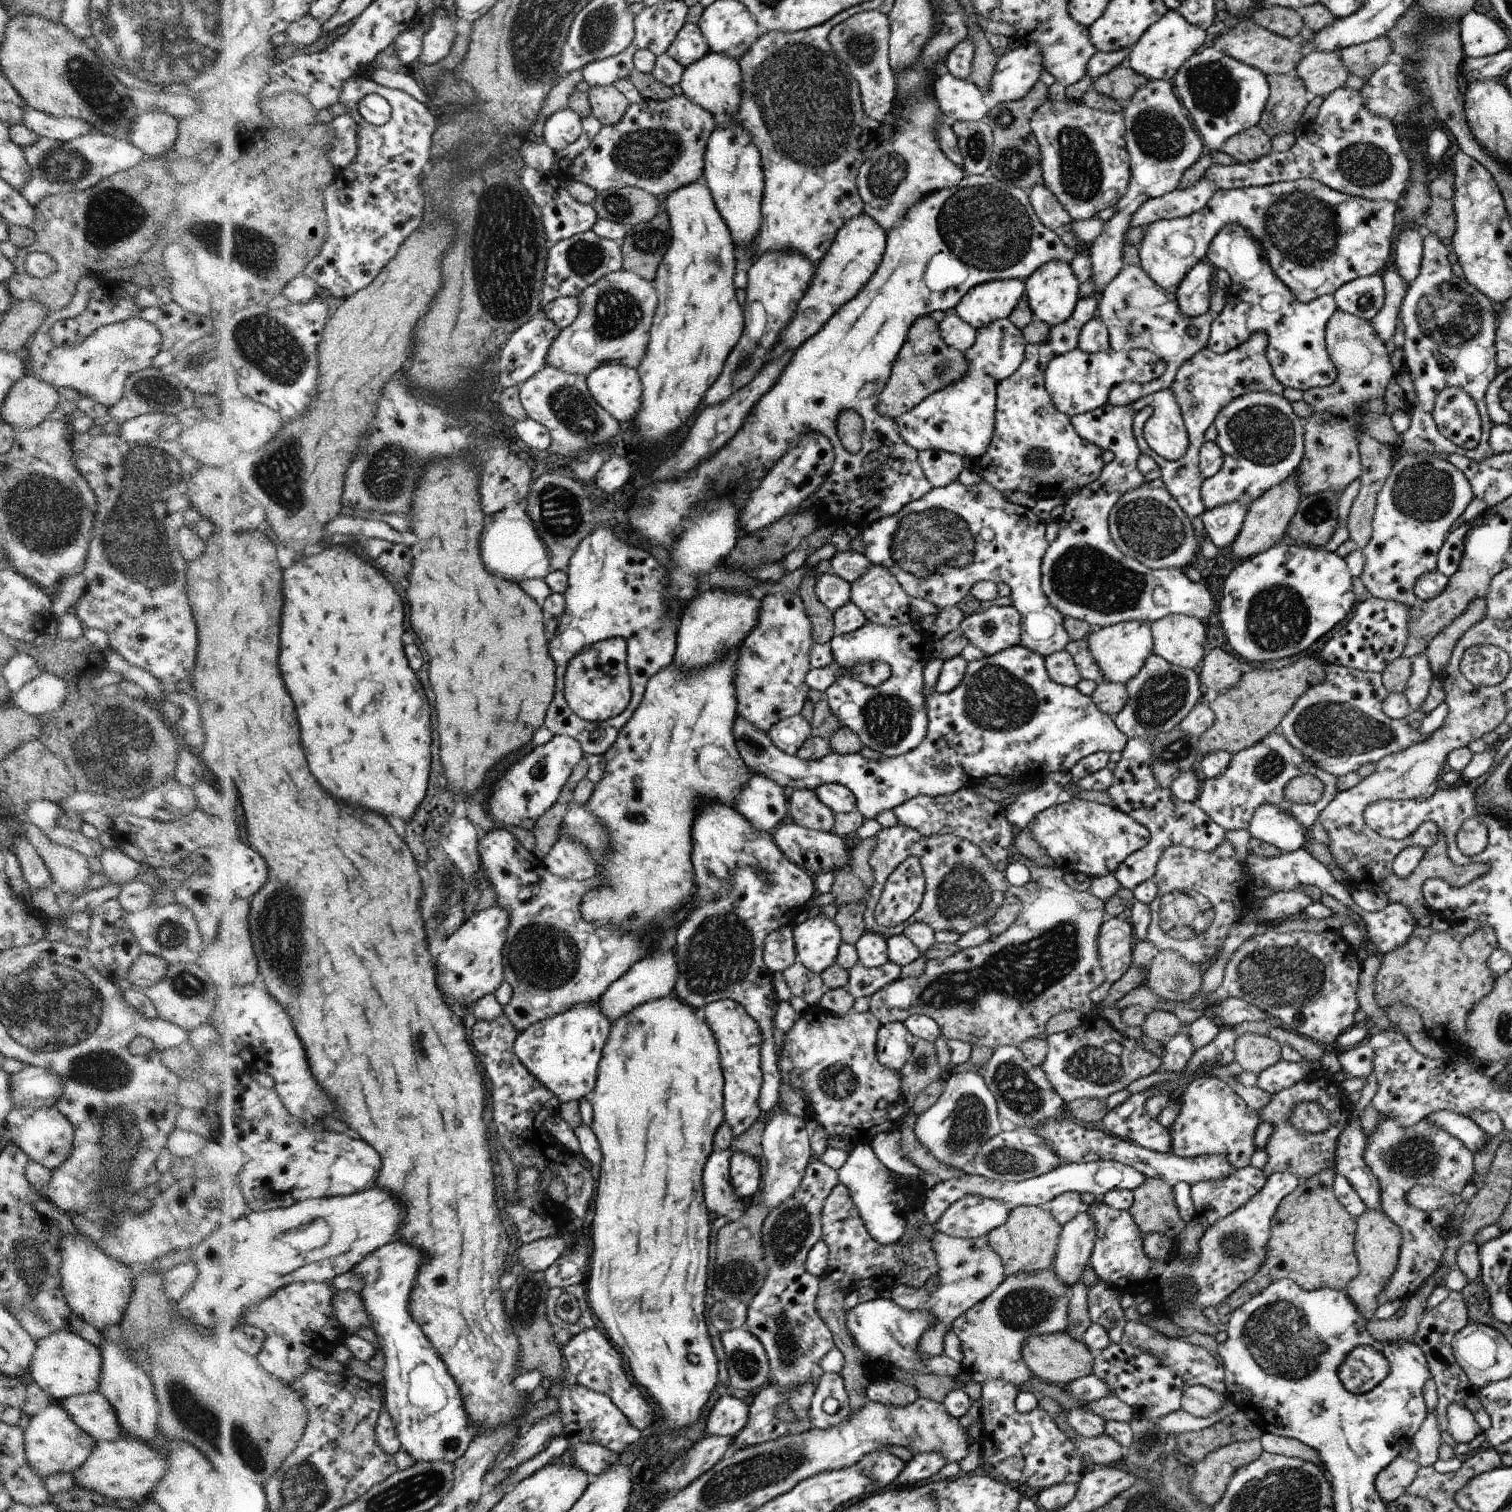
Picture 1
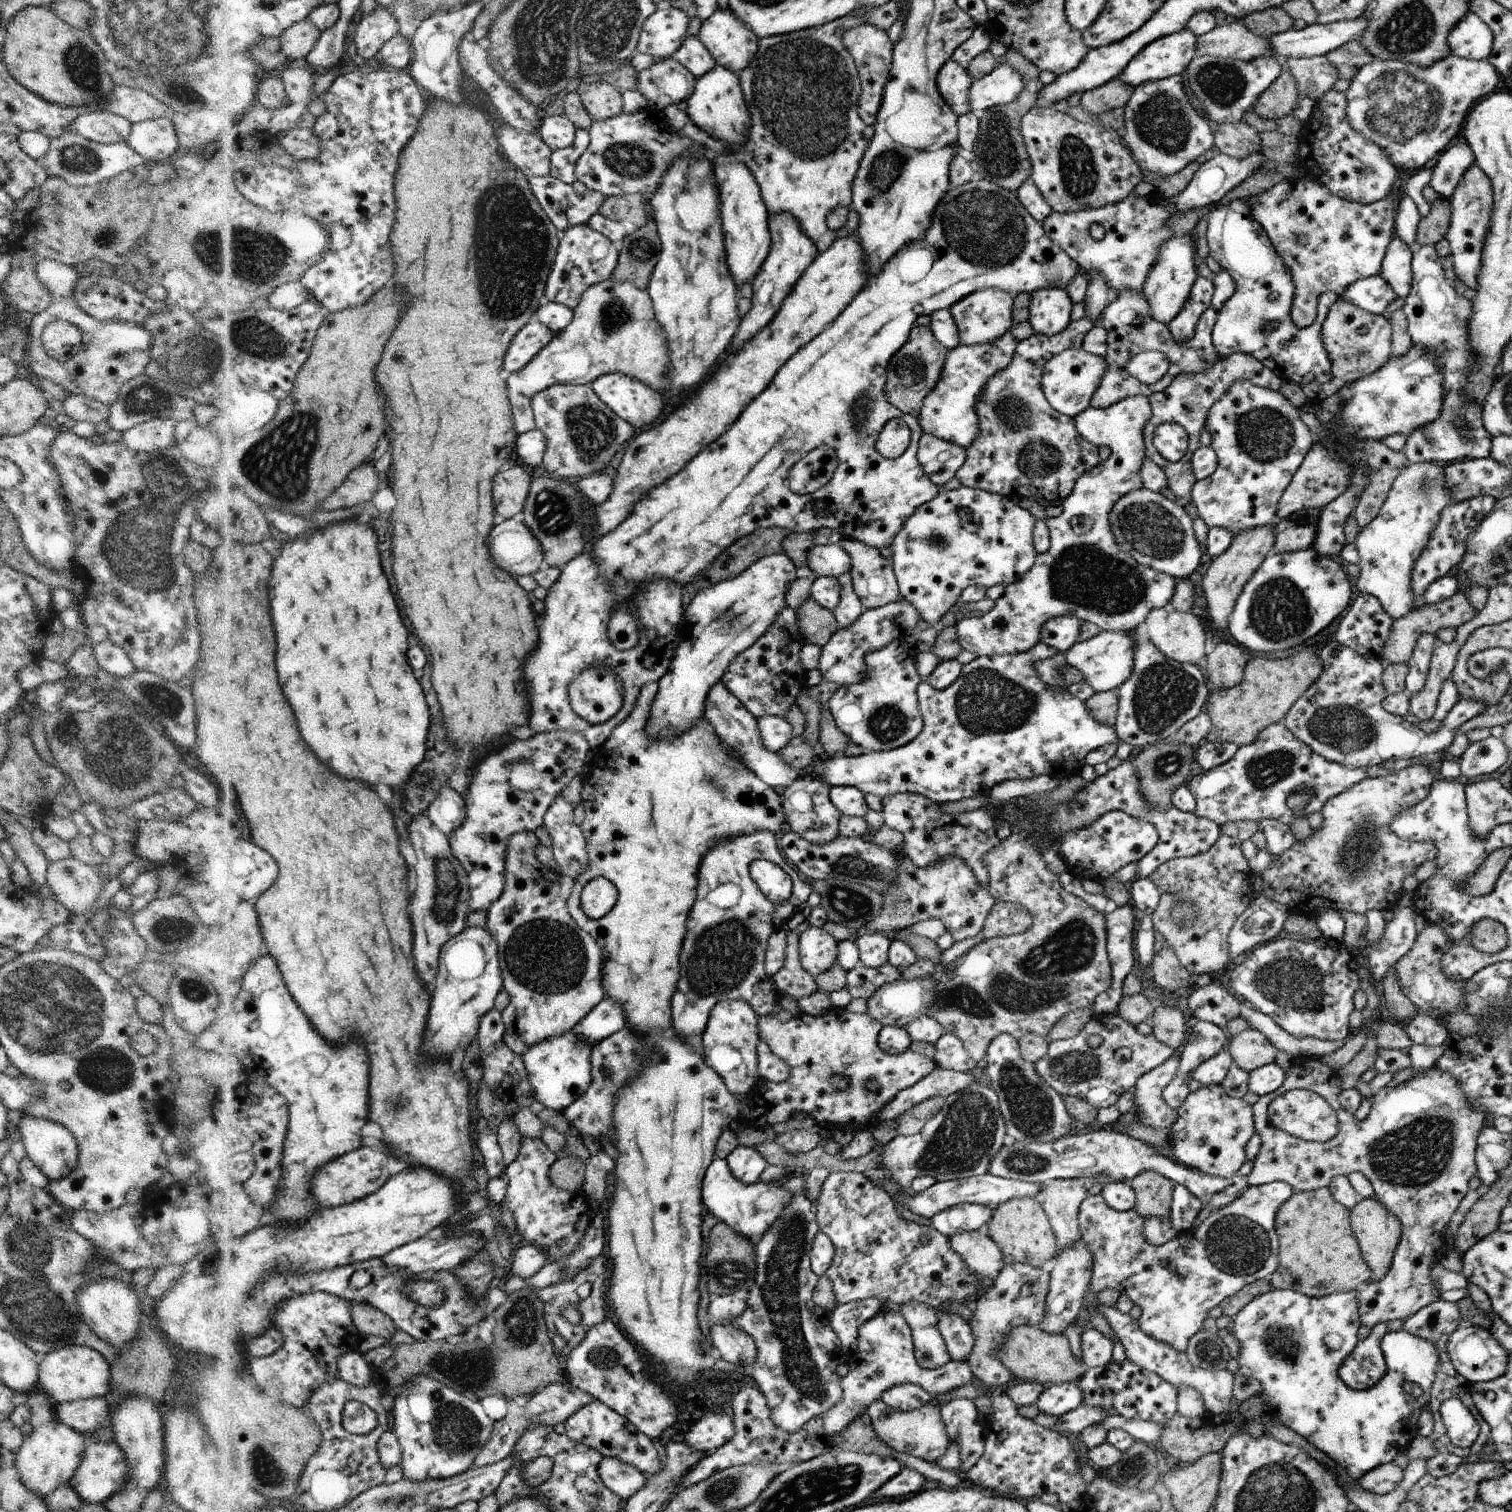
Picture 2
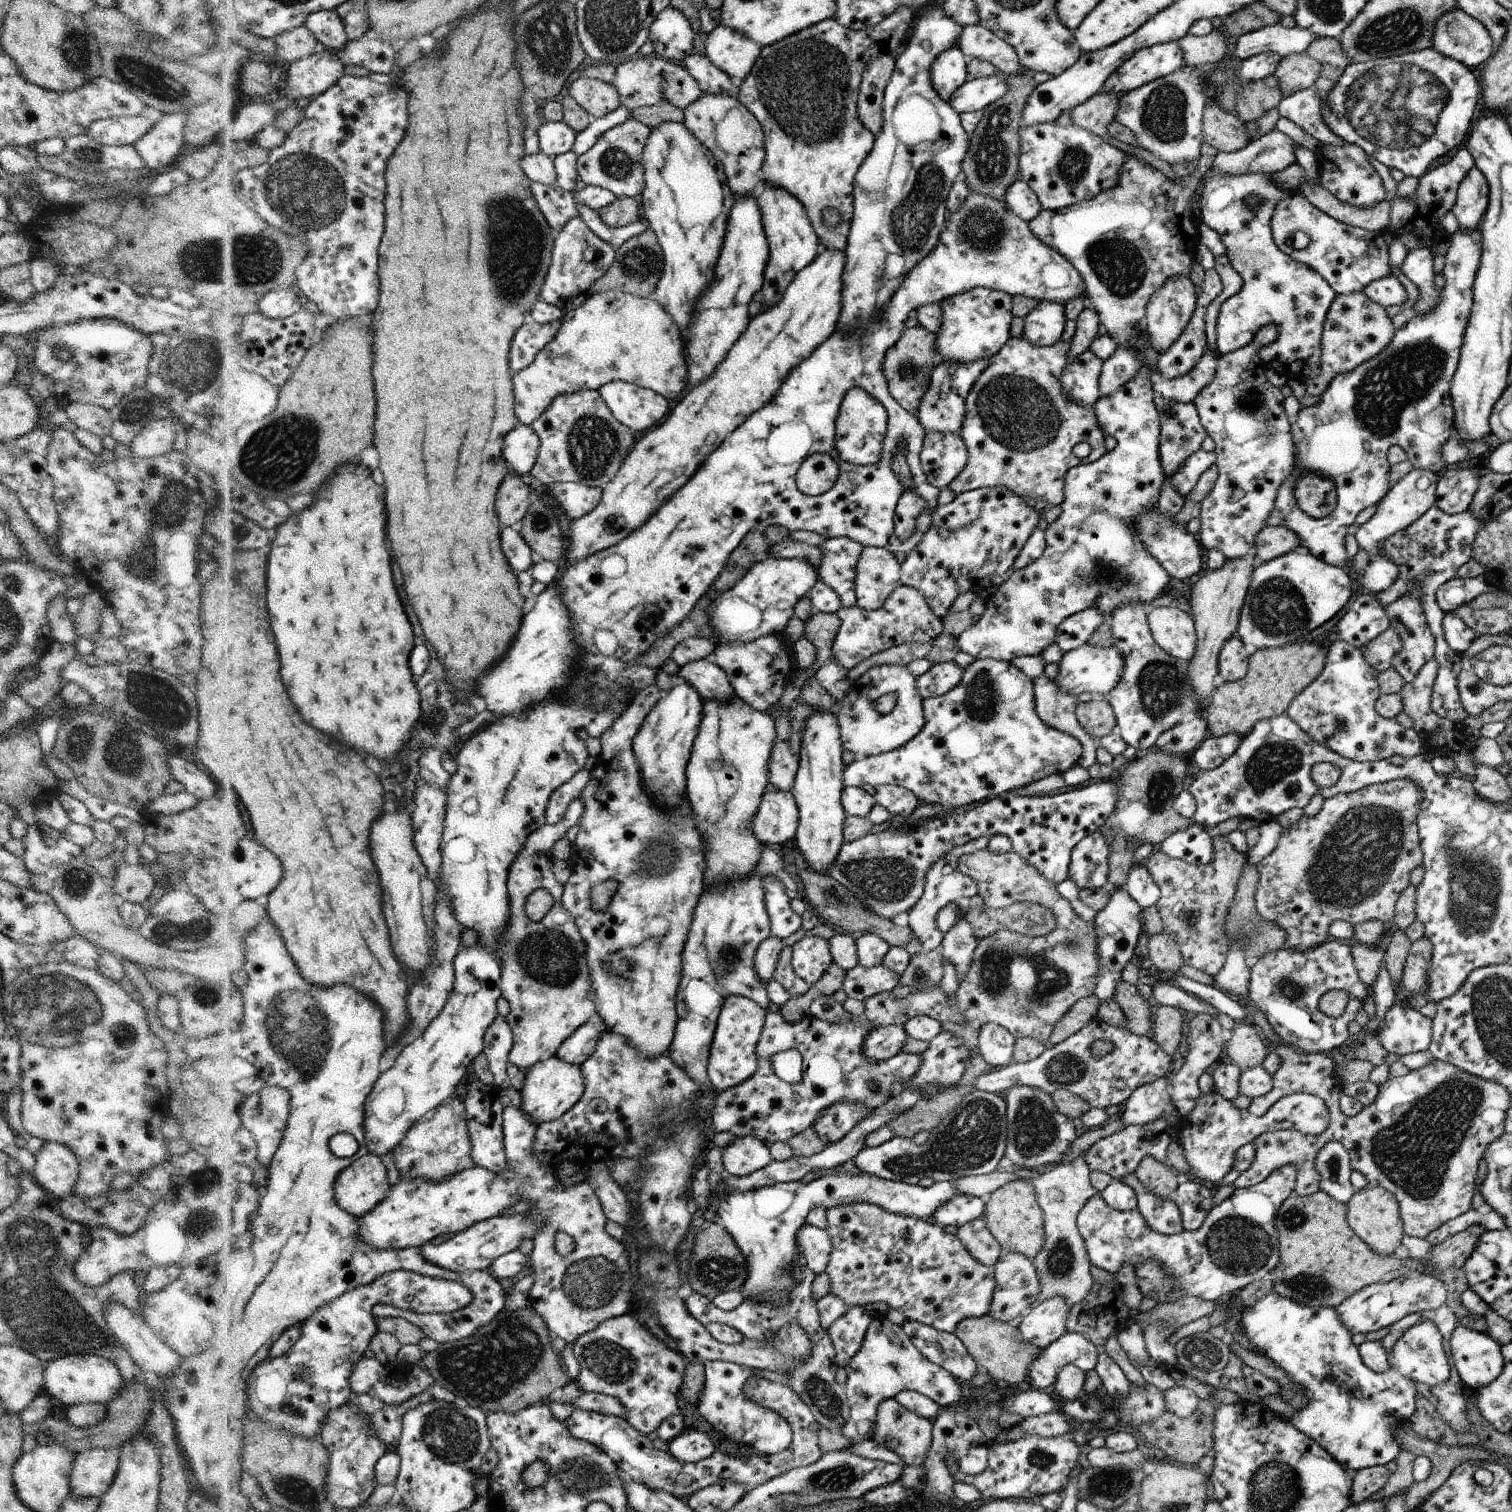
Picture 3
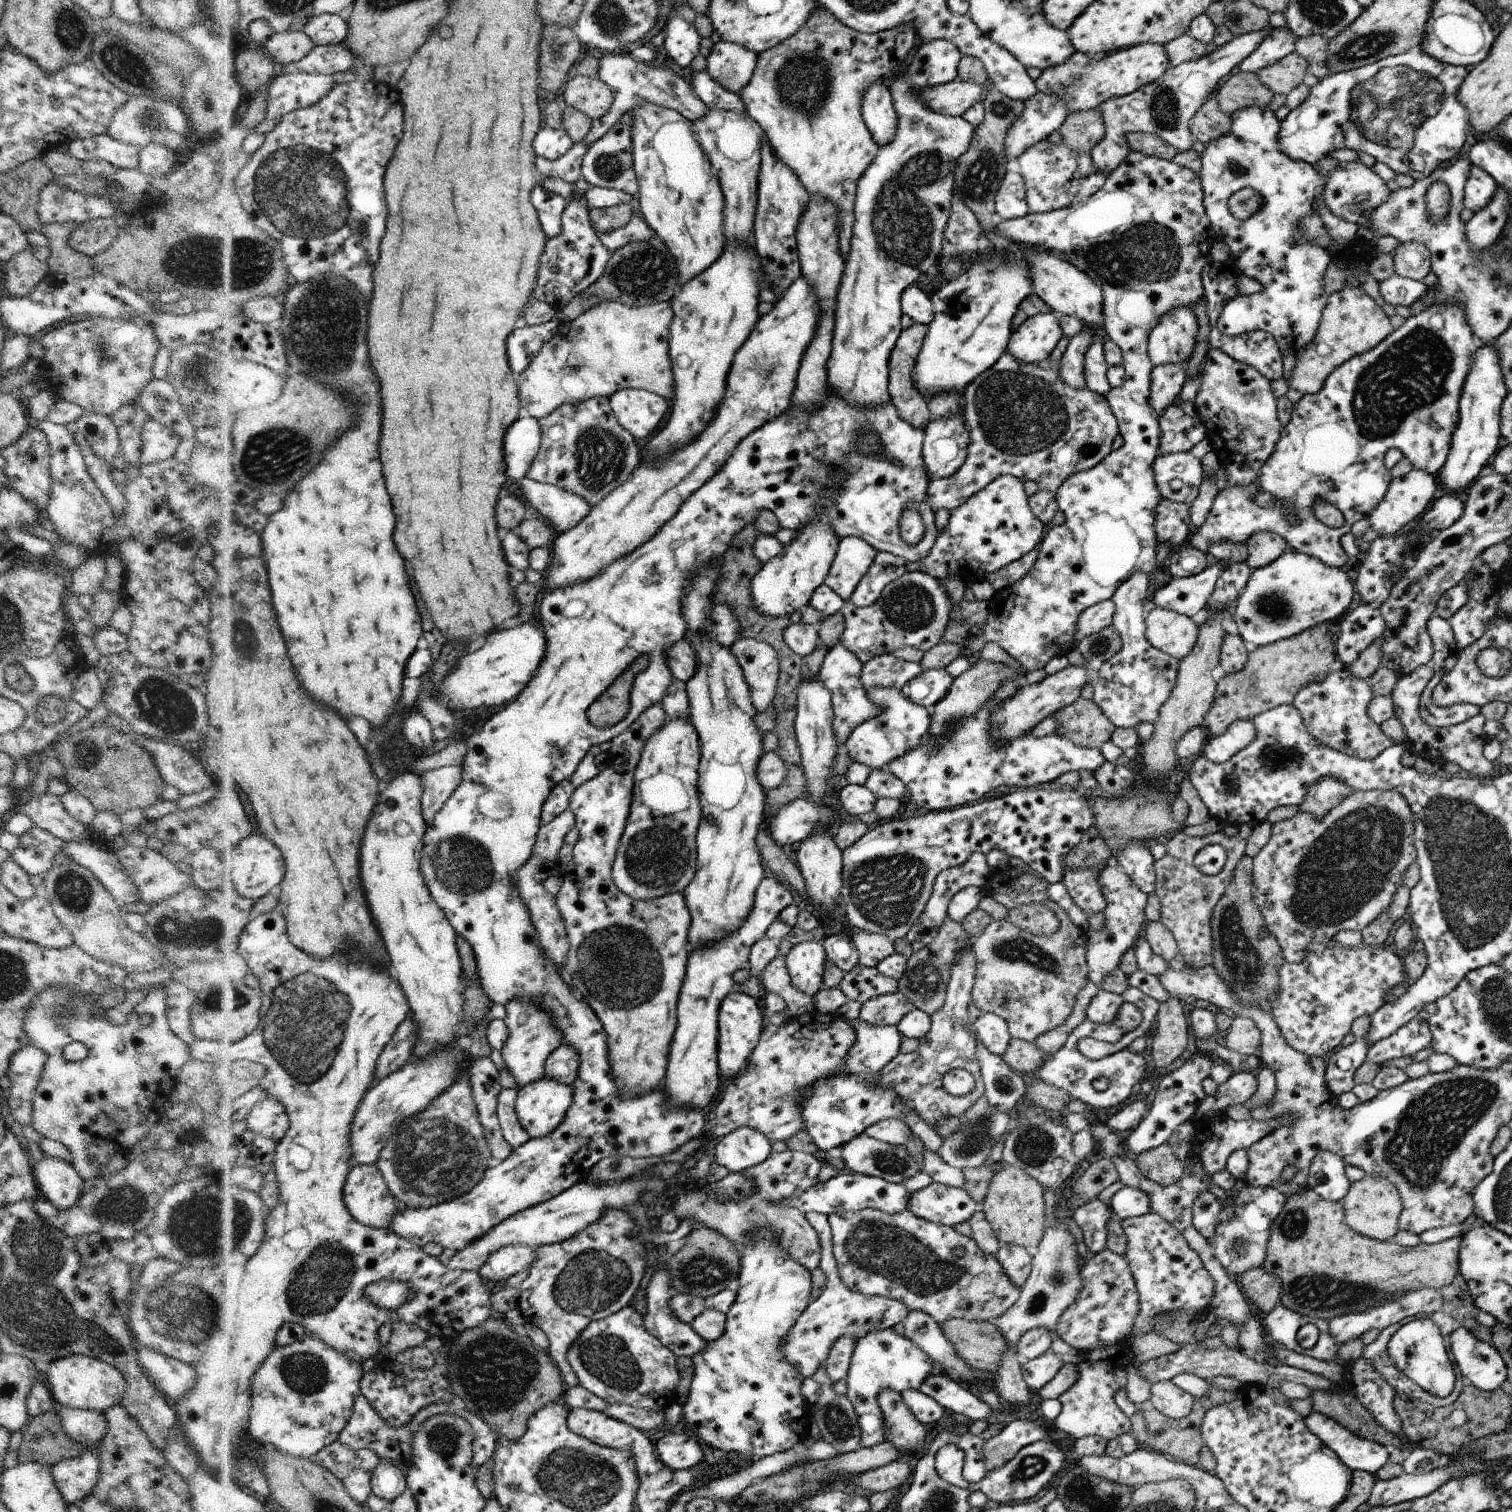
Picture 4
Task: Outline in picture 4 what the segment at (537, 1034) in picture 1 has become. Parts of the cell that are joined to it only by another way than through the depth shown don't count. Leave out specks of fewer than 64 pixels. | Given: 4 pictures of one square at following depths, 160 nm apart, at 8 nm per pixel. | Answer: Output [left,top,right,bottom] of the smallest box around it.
[516,1079,574,1139]

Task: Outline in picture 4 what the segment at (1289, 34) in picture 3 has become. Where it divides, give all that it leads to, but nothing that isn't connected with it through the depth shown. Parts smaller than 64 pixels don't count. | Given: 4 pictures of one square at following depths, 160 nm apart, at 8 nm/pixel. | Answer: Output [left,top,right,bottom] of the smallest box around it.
[1090,30,1272,179]

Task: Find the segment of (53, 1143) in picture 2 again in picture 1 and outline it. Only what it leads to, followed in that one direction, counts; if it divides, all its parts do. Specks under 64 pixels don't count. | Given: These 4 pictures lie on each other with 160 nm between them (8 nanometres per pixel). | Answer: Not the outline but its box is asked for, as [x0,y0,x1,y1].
[5,1106,74,1171]

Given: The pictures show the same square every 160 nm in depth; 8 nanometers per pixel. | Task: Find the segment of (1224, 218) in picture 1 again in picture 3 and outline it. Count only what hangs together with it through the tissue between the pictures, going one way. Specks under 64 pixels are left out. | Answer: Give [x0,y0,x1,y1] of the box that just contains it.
[1144,190,1391,352]

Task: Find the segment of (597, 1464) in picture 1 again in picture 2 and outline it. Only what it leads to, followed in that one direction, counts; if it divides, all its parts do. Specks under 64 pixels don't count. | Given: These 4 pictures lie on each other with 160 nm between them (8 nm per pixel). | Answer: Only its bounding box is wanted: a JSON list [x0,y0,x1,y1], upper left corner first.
[600,1457,648,1500]

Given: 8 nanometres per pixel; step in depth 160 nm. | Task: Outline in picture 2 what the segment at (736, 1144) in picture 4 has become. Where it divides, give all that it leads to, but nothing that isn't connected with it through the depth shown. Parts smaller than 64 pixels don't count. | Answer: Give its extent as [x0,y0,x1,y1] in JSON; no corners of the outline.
[725,1145,767,1185]

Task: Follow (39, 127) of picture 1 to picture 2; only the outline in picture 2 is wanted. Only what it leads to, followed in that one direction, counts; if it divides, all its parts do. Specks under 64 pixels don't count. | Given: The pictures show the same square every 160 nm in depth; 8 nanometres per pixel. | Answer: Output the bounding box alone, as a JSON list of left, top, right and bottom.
[68,111,133,144]

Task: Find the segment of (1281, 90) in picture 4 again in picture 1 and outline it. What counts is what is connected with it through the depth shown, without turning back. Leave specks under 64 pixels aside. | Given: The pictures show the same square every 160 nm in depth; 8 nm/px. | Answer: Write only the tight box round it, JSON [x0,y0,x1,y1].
[1294,51,1351,98]

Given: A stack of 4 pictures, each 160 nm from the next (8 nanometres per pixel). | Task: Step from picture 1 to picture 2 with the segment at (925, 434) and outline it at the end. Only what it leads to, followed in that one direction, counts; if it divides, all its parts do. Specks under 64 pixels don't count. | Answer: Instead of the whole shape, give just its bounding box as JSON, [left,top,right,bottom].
[918,332,1017,448]

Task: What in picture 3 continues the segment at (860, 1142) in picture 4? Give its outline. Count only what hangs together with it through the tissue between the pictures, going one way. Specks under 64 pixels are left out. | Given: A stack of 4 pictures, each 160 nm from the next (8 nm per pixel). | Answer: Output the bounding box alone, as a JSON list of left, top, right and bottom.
[853,1090,1007,1185]

